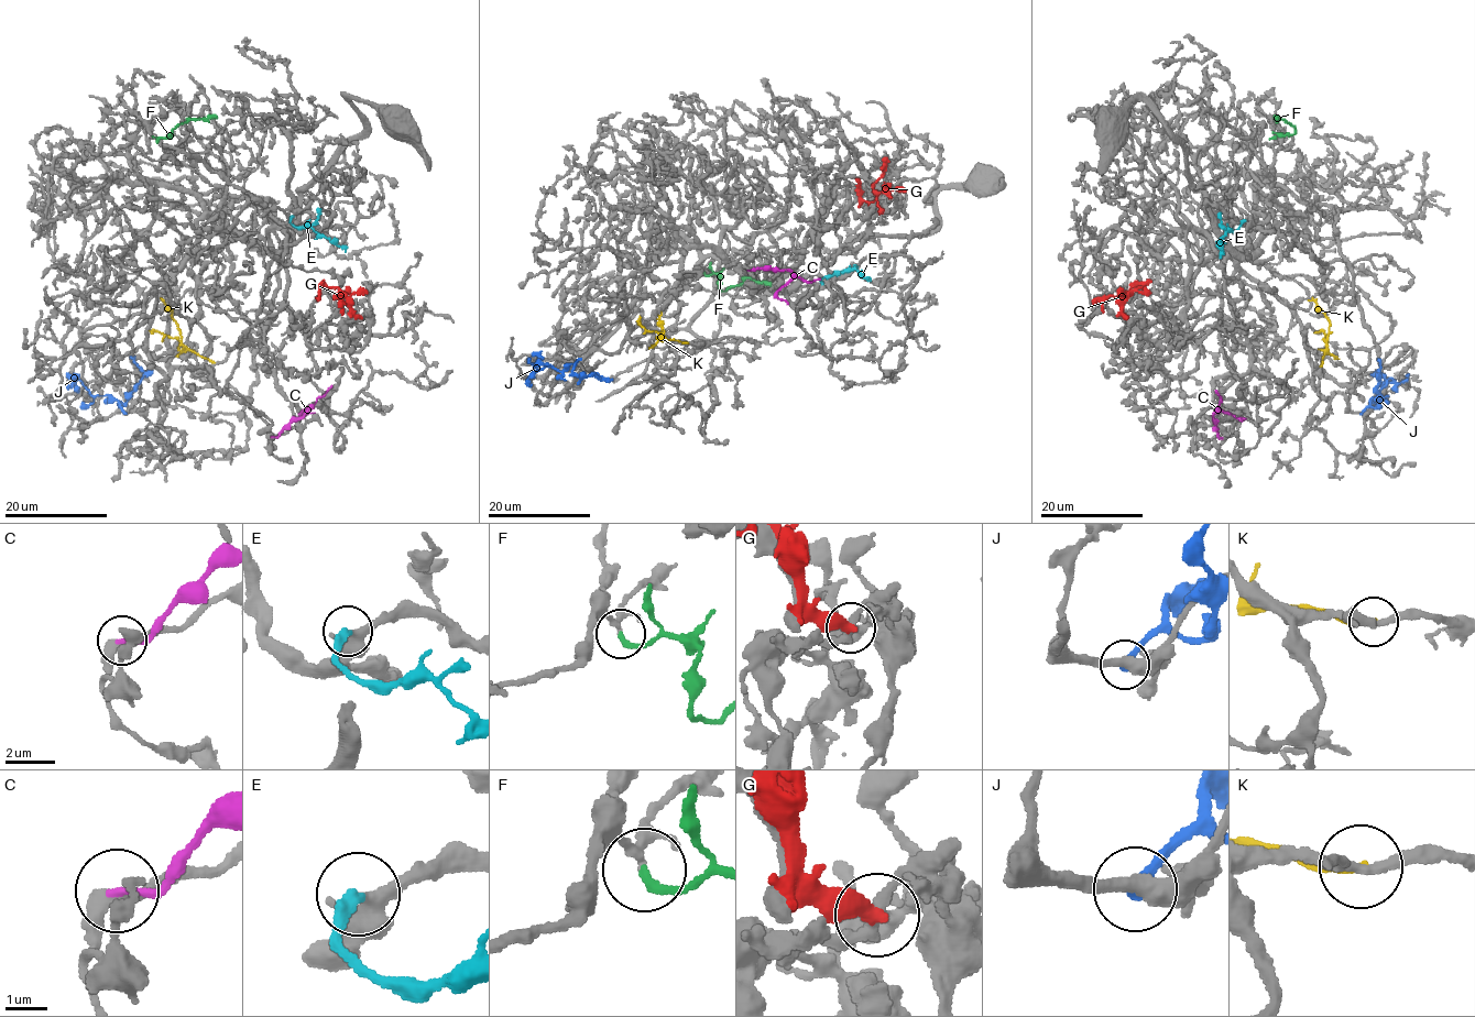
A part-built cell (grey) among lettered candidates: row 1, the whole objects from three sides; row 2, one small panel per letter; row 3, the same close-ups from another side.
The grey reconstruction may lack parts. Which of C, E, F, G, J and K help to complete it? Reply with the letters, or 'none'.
E, F

